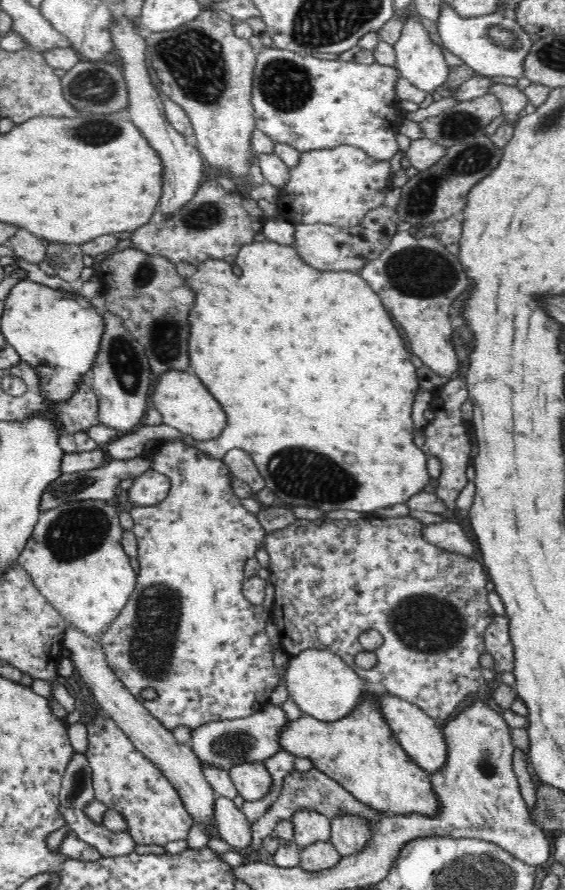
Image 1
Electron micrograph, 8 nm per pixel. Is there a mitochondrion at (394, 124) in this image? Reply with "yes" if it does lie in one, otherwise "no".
no

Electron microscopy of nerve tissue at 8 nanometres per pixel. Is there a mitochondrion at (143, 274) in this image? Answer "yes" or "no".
yes

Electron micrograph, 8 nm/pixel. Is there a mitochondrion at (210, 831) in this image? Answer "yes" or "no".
no

